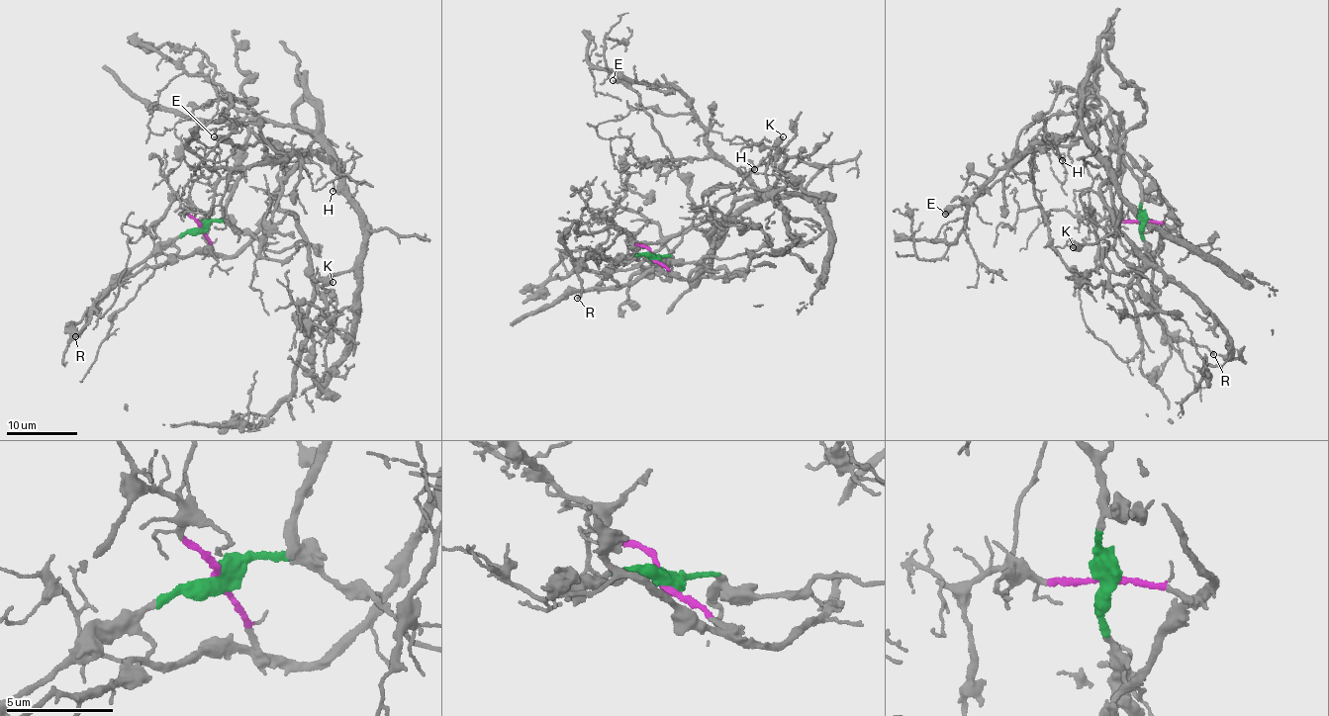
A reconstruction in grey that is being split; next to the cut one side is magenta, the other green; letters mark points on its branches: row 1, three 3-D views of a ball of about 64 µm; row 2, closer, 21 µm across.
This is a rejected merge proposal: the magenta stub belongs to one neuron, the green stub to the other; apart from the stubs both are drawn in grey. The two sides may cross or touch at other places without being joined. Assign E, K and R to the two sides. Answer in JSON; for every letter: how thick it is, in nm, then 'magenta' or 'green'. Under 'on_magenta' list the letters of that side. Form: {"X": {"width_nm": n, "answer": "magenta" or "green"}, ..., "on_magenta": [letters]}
{"E": {"width_nm": 460, "answer": "green"}, "K": {"width_nm": 600, "answer": "magenta"}, "R": {"width_nm": 200, "answer": "green"}, "on_magenta": ["K"]}

